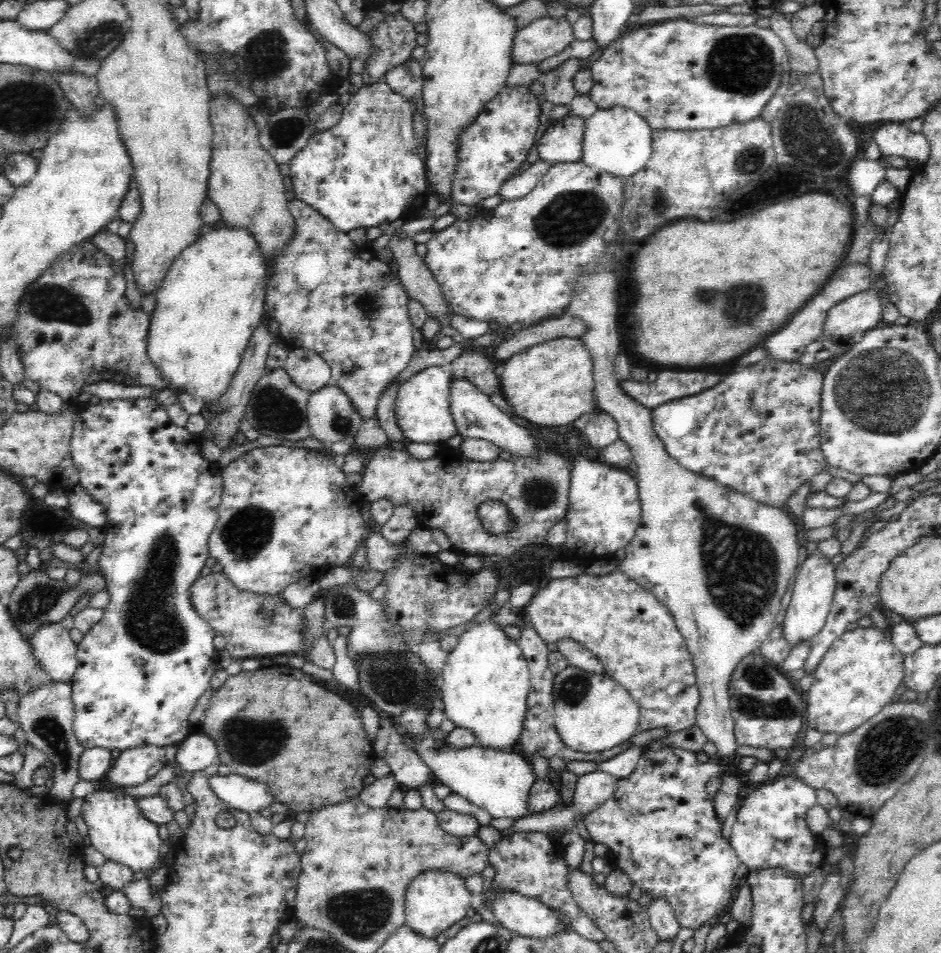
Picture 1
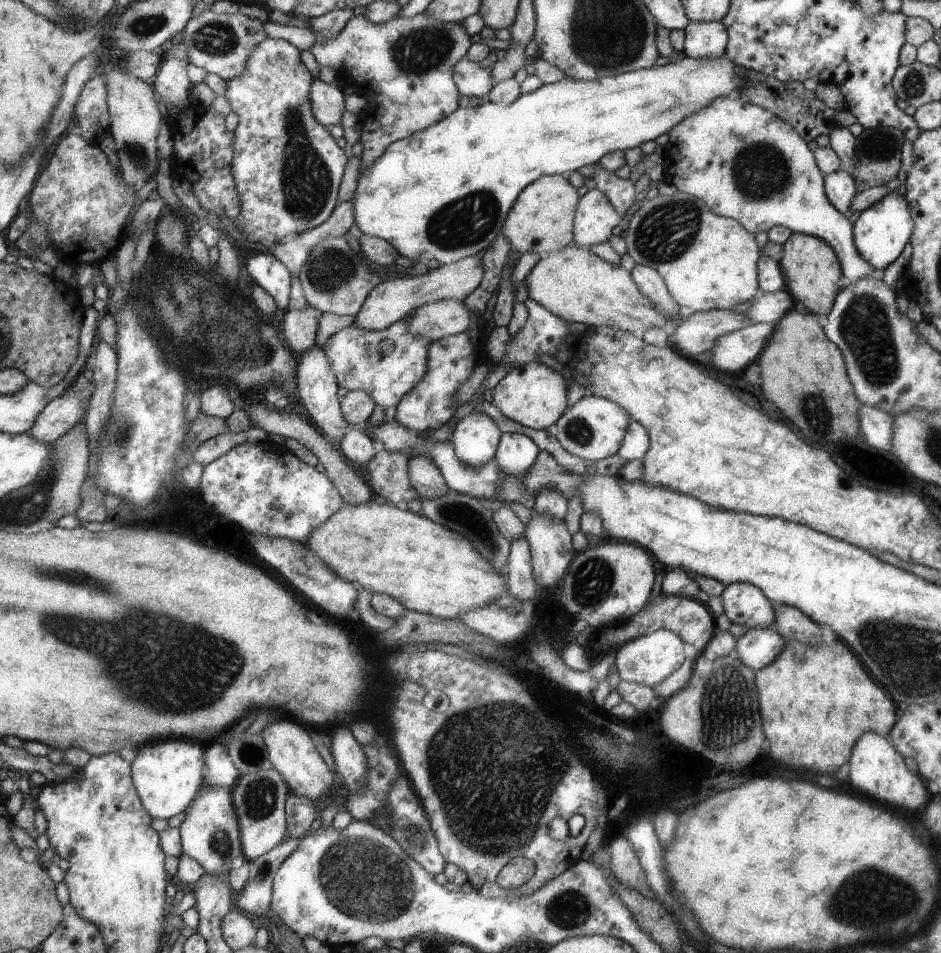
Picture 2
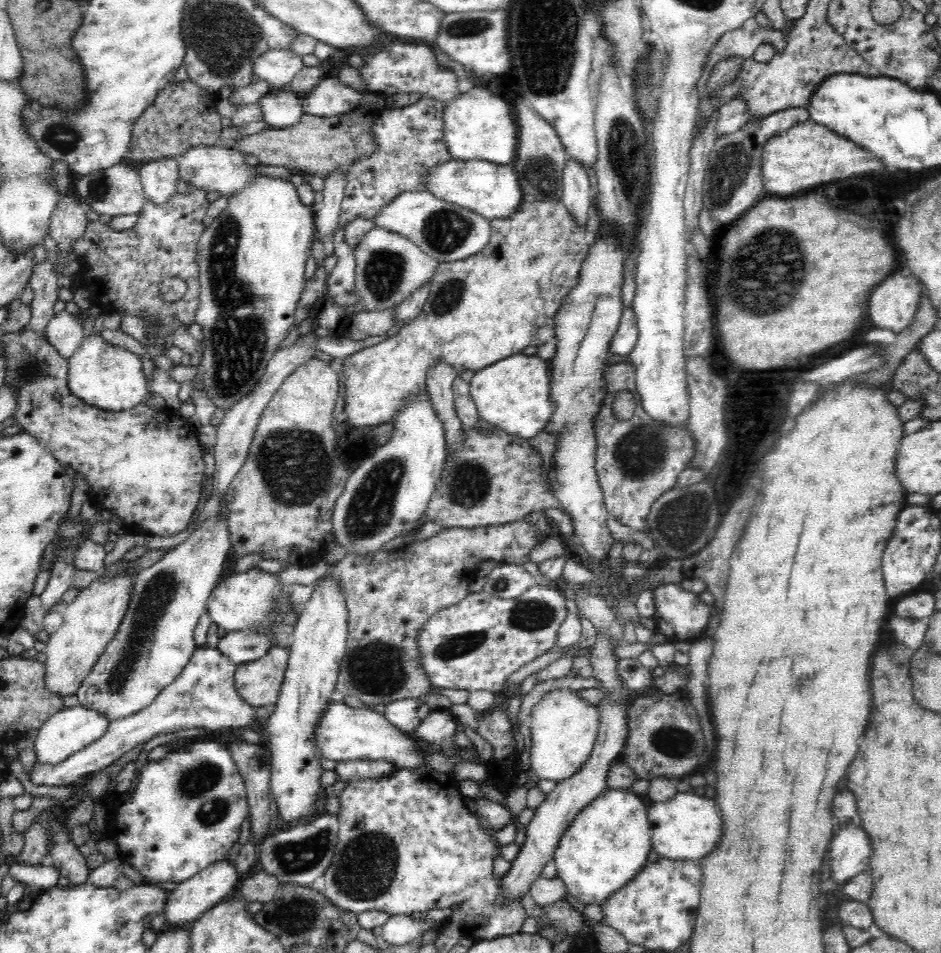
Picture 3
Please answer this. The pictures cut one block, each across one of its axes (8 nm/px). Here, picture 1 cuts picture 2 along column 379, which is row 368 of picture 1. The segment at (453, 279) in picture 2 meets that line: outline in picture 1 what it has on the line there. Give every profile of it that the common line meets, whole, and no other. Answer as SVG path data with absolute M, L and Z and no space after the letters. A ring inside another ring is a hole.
M302 347L290 348L284 369L296 386L310 394L324 388L331 381L328 363L317 352Z

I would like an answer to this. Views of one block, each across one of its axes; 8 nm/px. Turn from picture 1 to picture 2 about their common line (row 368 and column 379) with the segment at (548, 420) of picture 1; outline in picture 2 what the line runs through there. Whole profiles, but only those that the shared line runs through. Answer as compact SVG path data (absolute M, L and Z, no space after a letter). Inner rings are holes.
M370 499L352 506L346 502L322 527L312 531L304 544L339 577L355 583L359 589L395 597L410 611L460 620L468 611L487 607L508 594L506 577L465 536L428 519L418 511L398 508L386 500Z

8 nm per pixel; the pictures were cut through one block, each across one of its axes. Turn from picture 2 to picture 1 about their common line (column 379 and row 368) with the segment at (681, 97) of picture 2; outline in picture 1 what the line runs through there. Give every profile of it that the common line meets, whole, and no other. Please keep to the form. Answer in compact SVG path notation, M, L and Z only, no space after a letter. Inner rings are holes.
M237 226L236 228L220 228L220 230L210 230L208 234L199 236L196 242L187 246L172 263L172 267L168 270L164 281L161 282L156 295L156 308L150 314L149 332L147 335L147 353L148 359L158 367L160 375L164 377L164 381L168 383L170 390L176 390L179 393L178 404L182 405L189 415L201 414L202 410L208 409L210 403L216 404L220 400L221 394L227 389L229 380L240 366L245 353L246 347L249 344L250 338L261 324L262 316L264 315L264 304L266 302L267 288L267 268L265 268L265 258L260 249L260 244L256 238L252 237L251 231L246 227Z

